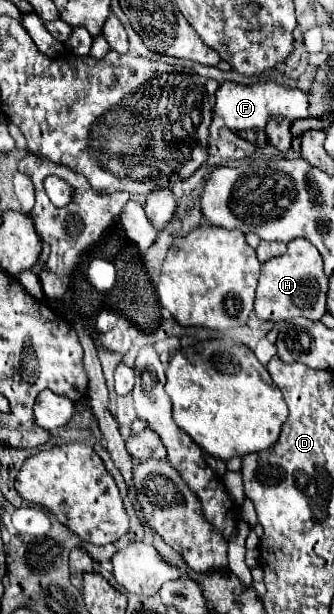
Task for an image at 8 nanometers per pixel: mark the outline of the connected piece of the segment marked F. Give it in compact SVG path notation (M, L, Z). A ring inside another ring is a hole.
M276 81L256 83L256 85L238 85L238 83L224 83L216 91L216 105L214 113L224 119L226 127L230 129L264 129L270 111L284 111L284 117L290 121L308 117L308 99L306 93L300 89L288 89L278 85Z

